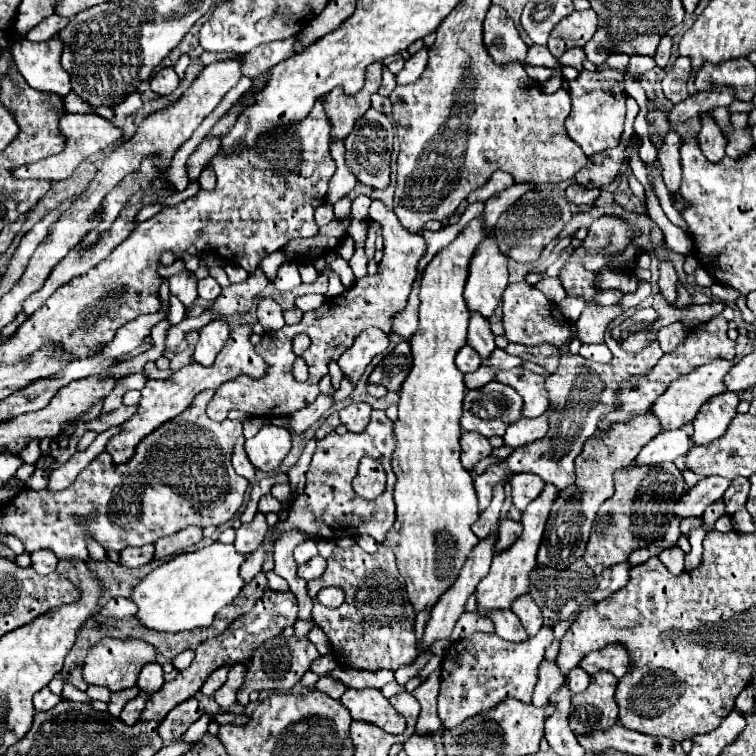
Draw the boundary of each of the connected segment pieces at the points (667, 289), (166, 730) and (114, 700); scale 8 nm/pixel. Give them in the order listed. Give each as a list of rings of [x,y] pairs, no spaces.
[[[662,261],[660,267],[660,279],[658,279],[658,285],[660,285],[660,293],[664,295],[664,299],[668,303],[676,303],[676,283],[678,283],[678,275],[676,275],[676,269],[670,261]]]
[[[194,697],[188,699],[186,703],[174,707],[162,721],[162,725],[158,727],[158,735],[162,741],[170,743],[170,741],[180,741],[180,737],[186,733],[186,729],[200,717],[204,715],[204,707],[200,701],[196,701]]]
[[[134,685],[130,689],[124,689],[124,691],[118,691],[118,693],[112,693],[110,697],[110,703],[108,703],[108,711],[112,717],[120,717],[120,711],[122,711],[122,705],[126,705],[126,701],[134,699],[136,695],[140,693],[140,689]]]

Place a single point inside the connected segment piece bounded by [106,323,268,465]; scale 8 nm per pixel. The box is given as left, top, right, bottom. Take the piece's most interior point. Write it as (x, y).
(161, 401)

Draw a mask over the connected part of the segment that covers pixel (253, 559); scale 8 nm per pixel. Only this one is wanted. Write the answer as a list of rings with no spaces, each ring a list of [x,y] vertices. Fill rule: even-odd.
[[[258,547],[254,553],[250,553],[248,555],[248,559],[246,559],[246,563],[242,565],[242,577],[244,577],[244,581],[246,583],[250,583],[250,579],[254,579],[258,573],[260,573],[260,569],[262,569],[262,561],[264,561],[264,551],[262,551],[262,547]]]

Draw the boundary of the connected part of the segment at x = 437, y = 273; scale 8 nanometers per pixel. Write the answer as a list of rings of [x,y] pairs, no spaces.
[[[482,217],[472,219],[462,233],[436,257],[428,263],[422,283],[420,283],[420,325],[416,333],[410,337],[414,365],[400,389],[398,403],[398,421],[394,423],[396,433],[396,451],[392,457],[392,467],[396,473],[394,501],[396,501],[396,521],[394,527],[386,533],[384,545],[390,547],[396,555],[396,563],[400,575],[406,581],[408,599],[414,605],[414,611],[420,613],[424,609],[432,609],[442,593],[458,579],[458,573],[470,555],[470,551],[478,545],[478,537],[472,533],[472,523],[478,519],[478,499],[474,491],[474,483],[470,473],[460,463],[460,417],[462,417],[462,397],[466,395],[464,375],[454,365],[456,353],[466,345],[466,329],[468,329],[468,307],[462,297],[464,285],[468,279],[470,259],[474,257],[480,241],[488,235]]]

